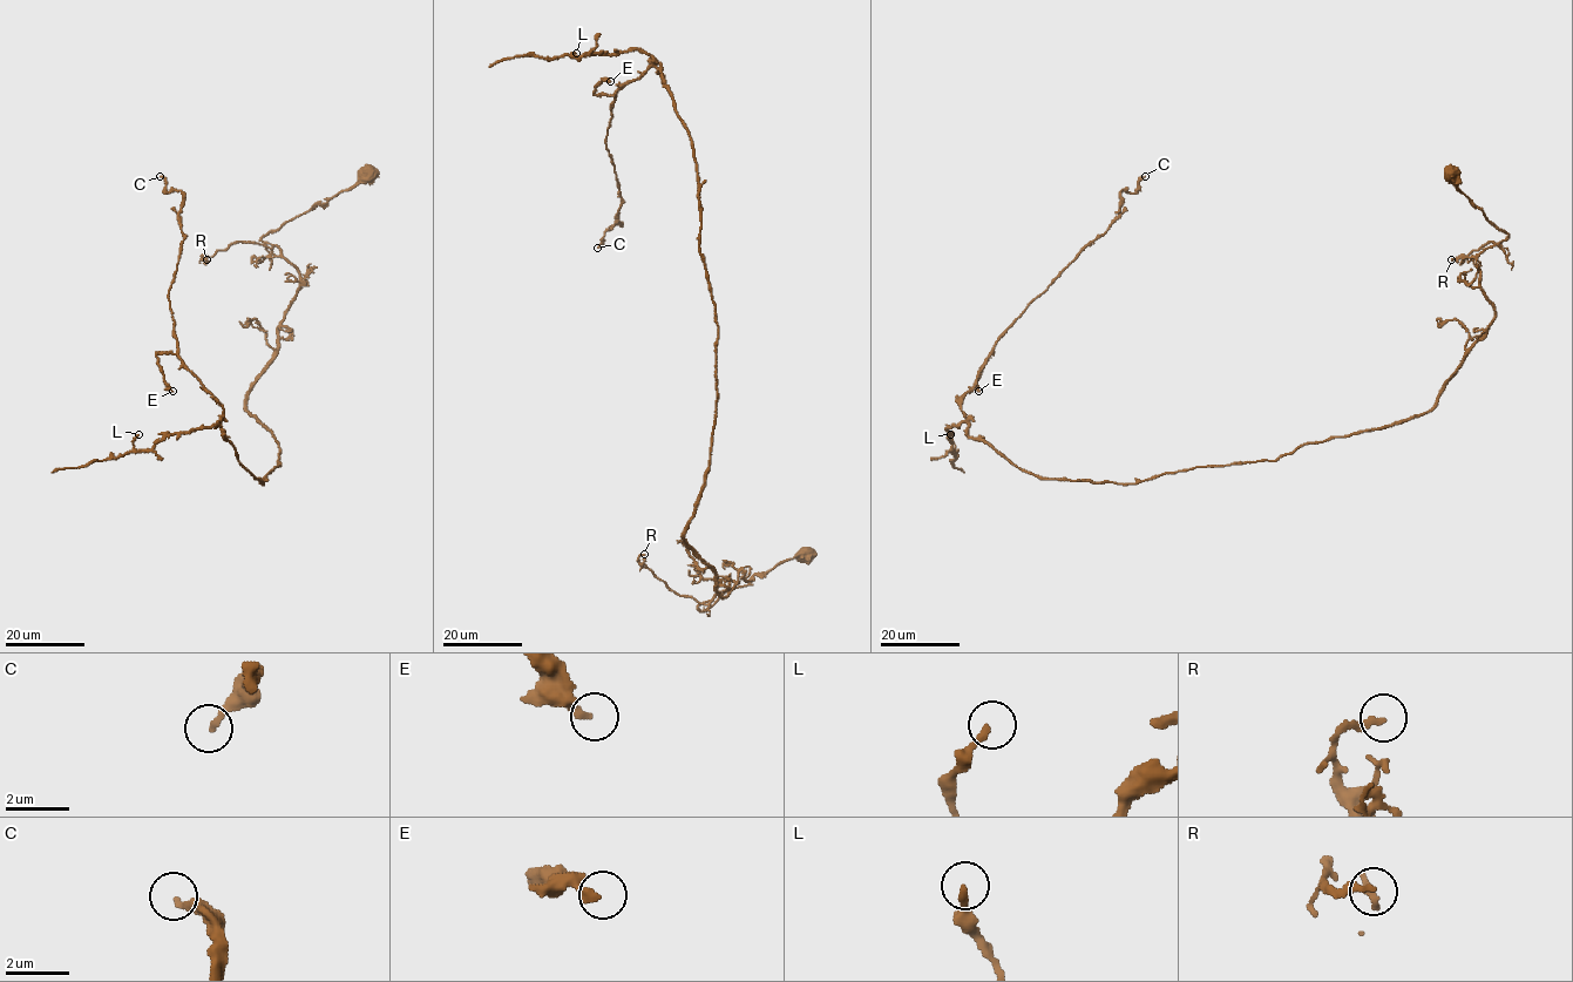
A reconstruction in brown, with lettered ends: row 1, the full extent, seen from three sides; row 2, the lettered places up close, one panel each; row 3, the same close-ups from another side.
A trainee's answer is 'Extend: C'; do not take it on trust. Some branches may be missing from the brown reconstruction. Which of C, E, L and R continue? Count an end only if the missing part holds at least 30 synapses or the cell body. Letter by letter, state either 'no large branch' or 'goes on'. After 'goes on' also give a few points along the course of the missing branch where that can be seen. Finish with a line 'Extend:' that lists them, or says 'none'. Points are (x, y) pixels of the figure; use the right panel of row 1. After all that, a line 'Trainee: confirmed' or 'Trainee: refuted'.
C: no large branch
E: no large branch
L: no large branch
R: no large branch
Extend: none
Trainee: refuted

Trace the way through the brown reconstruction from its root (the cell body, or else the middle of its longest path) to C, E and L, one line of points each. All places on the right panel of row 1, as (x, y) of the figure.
C: (1449, 173), (1509, 236), (1430, 411), (1035, 476), (961, 398), (1145, 176)
E: (1449, 173), (1509, 236), (1430, 411), (1117, 485), (970, 438), (992, 353), (978, 391)
L: (1449, 173), (1509, 236), (1476, 261), (1494, 318), (1430, 411), (1126, 485), (950, 434)

